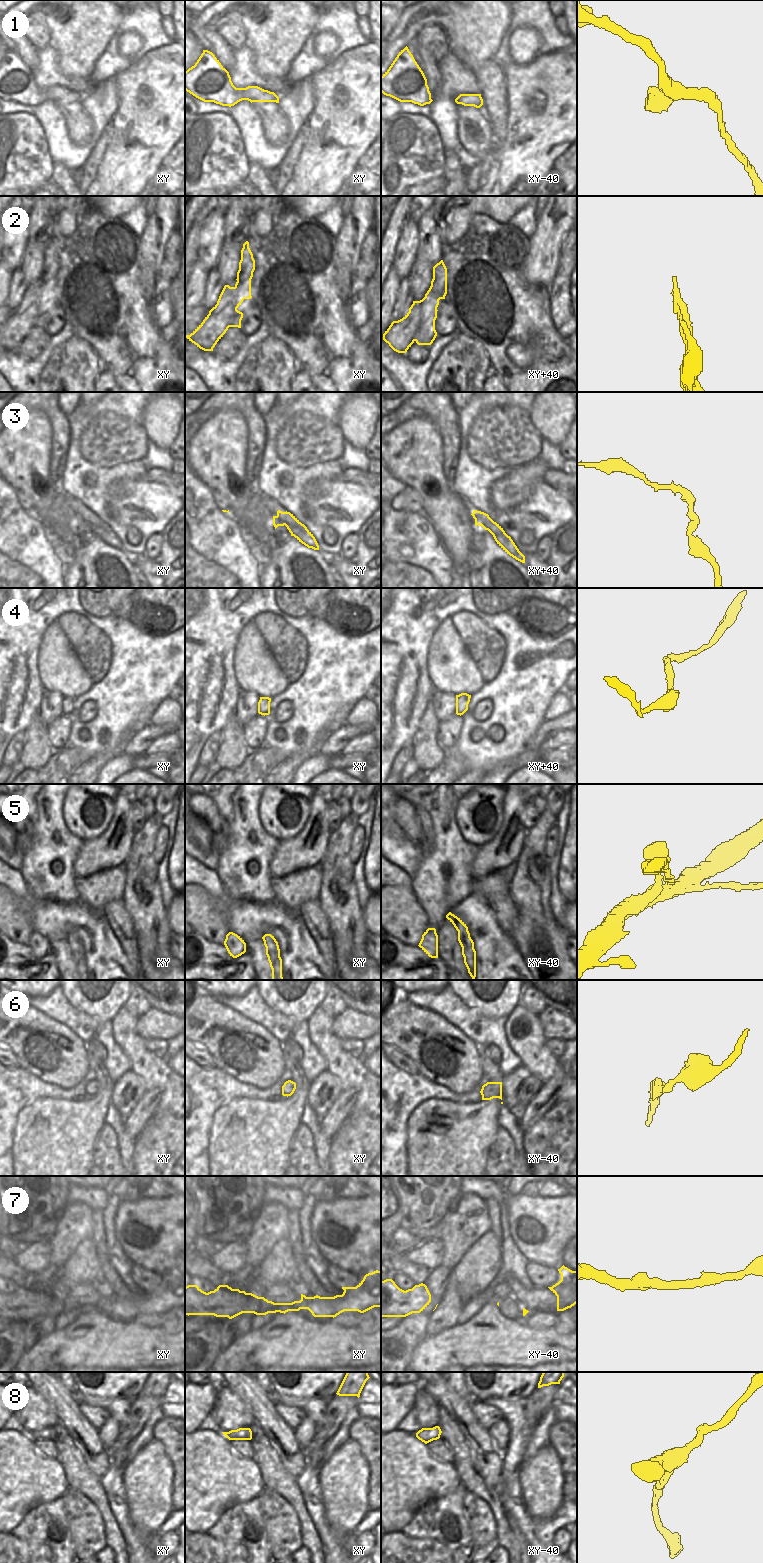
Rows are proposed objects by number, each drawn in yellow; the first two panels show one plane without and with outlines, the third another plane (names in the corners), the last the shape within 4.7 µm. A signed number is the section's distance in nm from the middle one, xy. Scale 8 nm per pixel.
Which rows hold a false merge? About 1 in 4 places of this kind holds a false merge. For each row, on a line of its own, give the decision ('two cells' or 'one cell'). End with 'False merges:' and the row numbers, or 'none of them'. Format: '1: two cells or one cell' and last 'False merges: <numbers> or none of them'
1: one cell
2: two cells
3: one cell
4: one cell
5: one cell
6: one cell
7: one cell
8: one cell
False merges: 2

